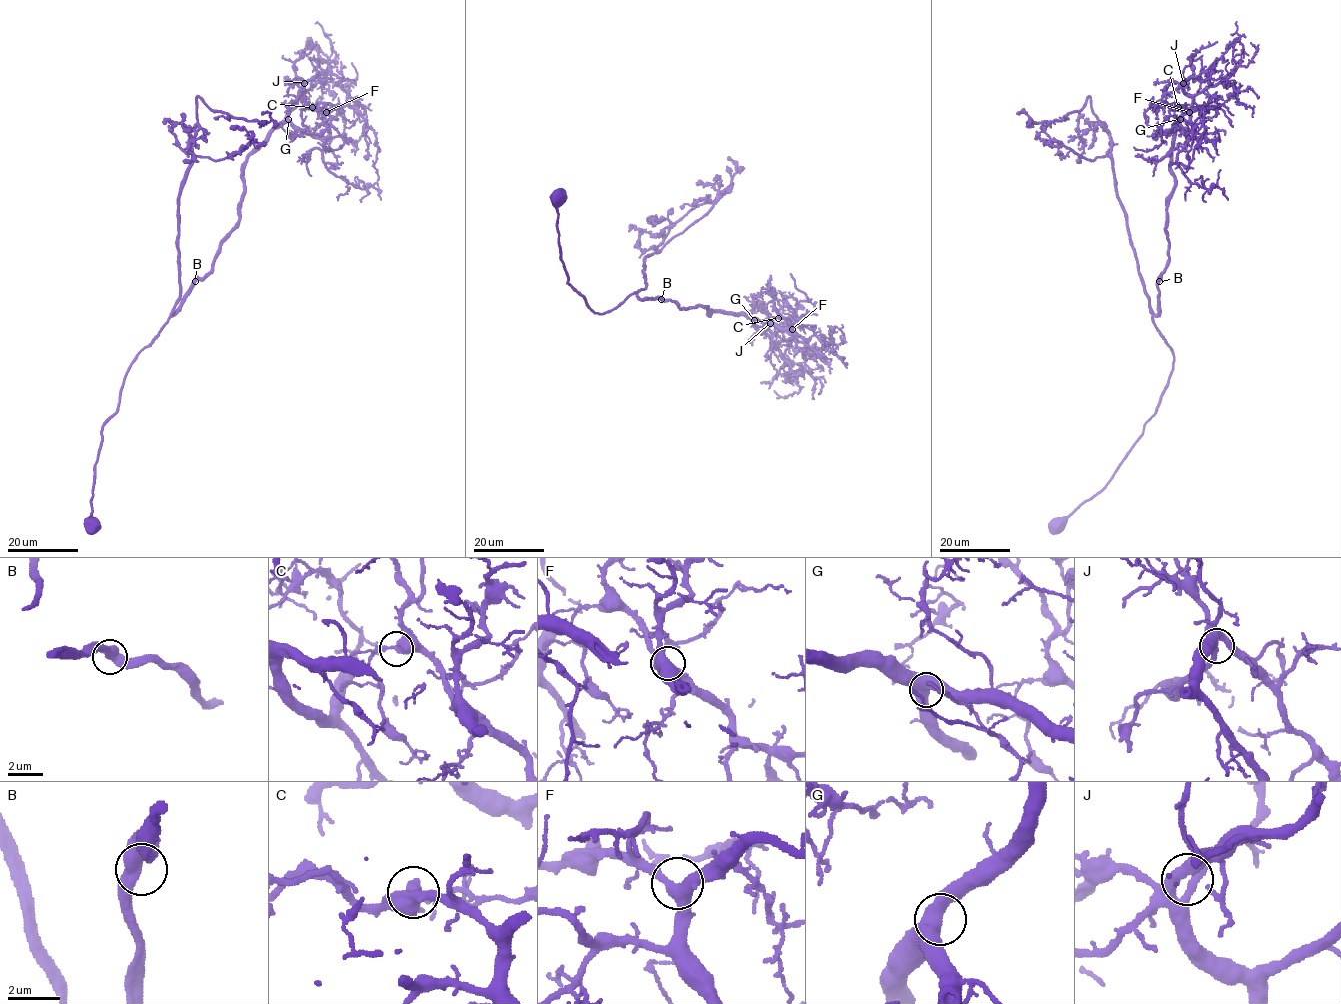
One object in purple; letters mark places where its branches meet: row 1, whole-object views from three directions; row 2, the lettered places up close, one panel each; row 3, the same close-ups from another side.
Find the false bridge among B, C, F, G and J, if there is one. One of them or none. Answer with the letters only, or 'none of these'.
none of these

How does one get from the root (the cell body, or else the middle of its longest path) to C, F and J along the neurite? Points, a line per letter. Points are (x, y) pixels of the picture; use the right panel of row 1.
C: (1055, 523), (1105, 487), (1173, 368), (1152, 317), (1168, 259), (1173, 128), (1194, 135), (1178, 107)
F: (1055, 523), (1105, 487), (1173, 368), (1152, 317), (1168, 259), (1173, 128), (1193, 135), (1189, 112)
J: (1055, 523), (1105, 487), (1173, 368), (1152, 317), (1168, 259), (1173, 128), (1192, 105), (1183, 83)

